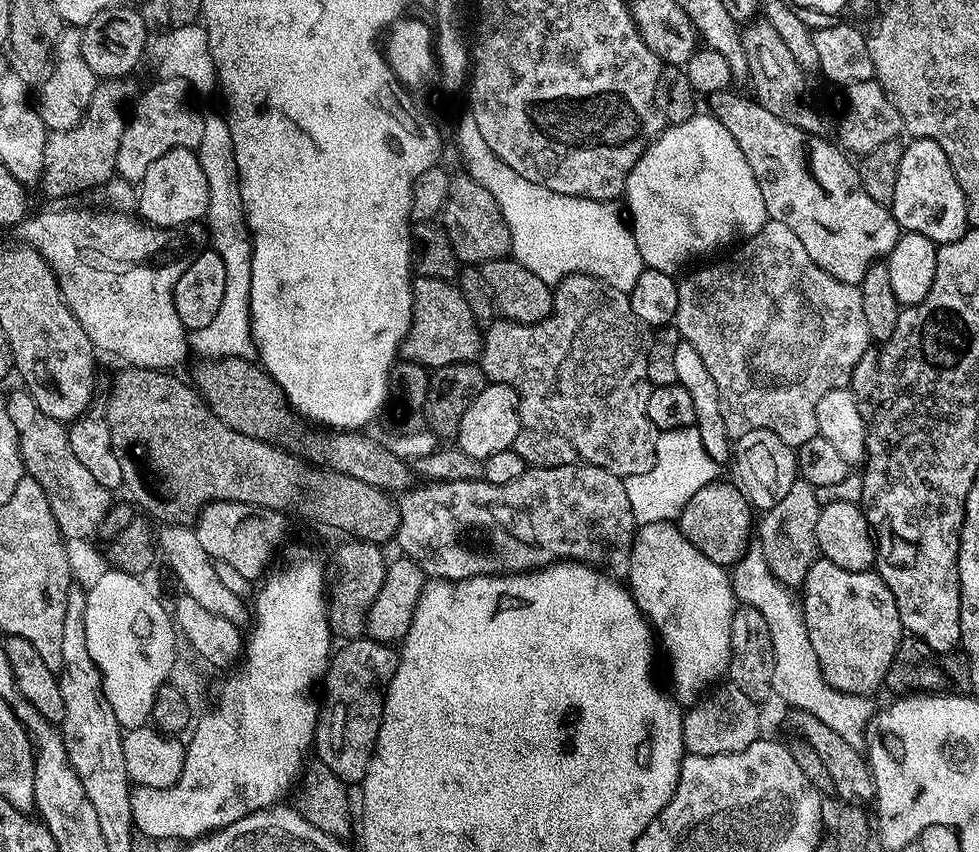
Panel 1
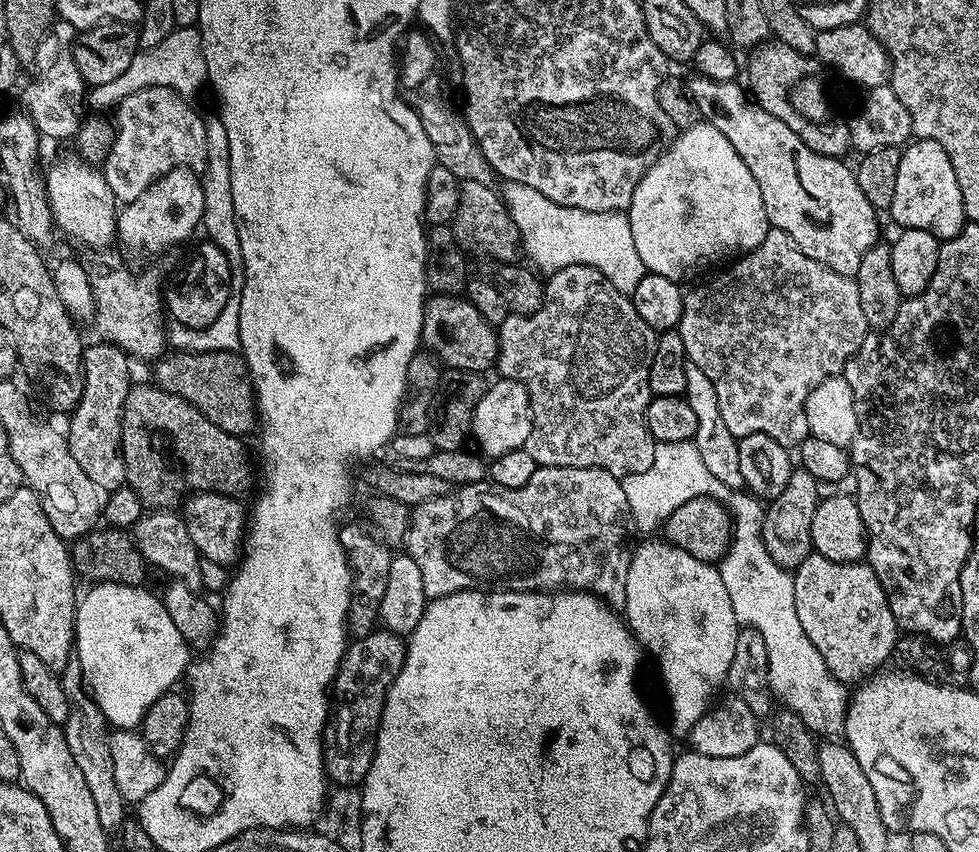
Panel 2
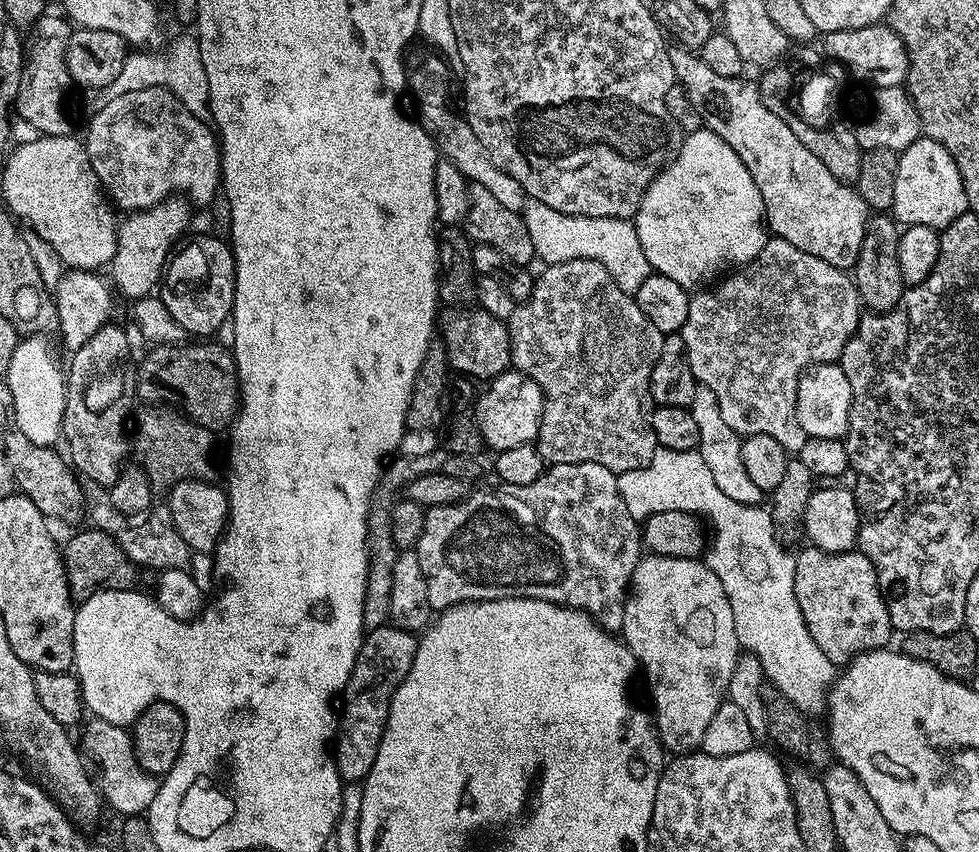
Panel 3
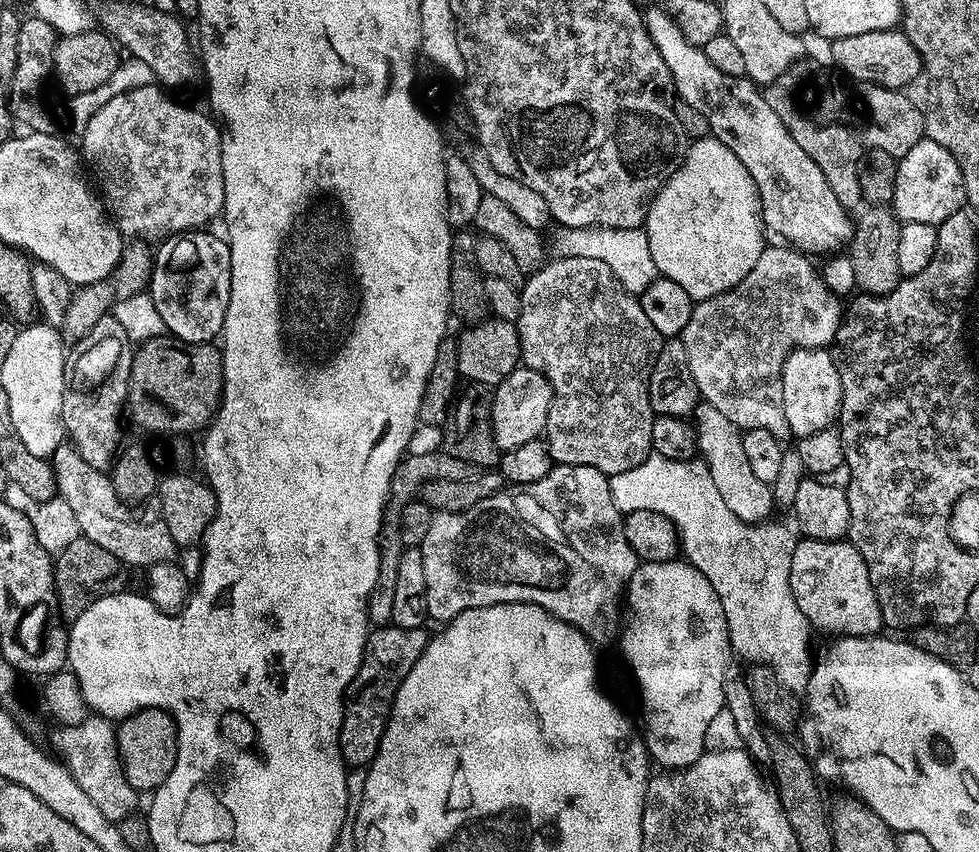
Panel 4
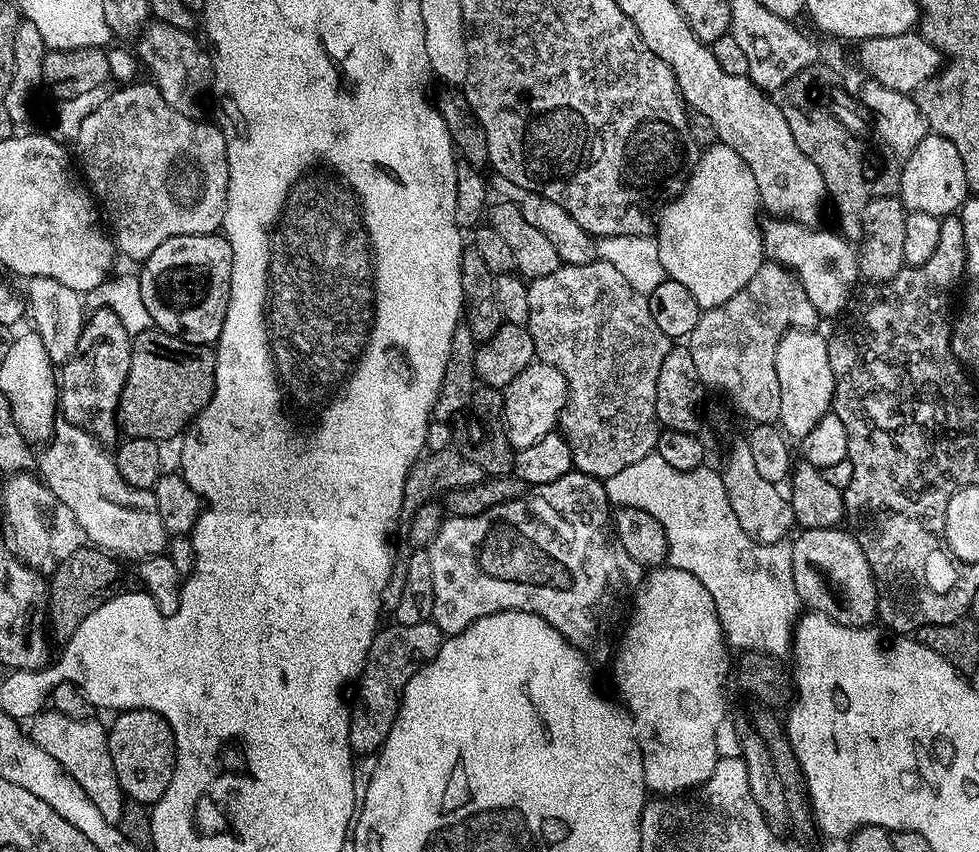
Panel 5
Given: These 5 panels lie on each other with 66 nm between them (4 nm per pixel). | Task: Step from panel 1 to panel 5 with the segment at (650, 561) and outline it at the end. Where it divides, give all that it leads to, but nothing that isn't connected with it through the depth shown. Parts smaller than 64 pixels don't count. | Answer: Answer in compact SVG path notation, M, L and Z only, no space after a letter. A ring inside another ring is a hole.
M671 566L651 569L641 579L631 601L630 619L619 637L611 668L616 688L620 691L619 699L632 718L636 741L640 743L644 786L649 793L668 798L673 794L695 790L710 778L718 759L714 734L726 719L724 679L728 676L728 652L730 645L724 639L714 598L710 598L710 592L702 586L702 582L698 582L692 574Z

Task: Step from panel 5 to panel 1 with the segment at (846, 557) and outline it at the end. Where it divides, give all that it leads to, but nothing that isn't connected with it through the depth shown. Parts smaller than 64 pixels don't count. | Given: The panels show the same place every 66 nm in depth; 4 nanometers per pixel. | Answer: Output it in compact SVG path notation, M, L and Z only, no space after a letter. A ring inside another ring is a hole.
M817 558L810 566L803 592L804 625L826 682L839 692L871 697L871 692L887 681L902 639L894 594L878 571L842 570L842 566L823 558Z

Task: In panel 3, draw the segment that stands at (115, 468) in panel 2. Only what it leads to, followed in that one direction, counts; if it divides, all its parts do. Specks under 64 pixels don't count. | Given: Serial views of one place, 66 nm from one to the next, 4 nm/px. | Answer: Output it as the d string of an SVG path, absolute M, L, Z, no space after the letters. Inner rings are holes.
M114 325L101 327L82 348L71 355L70 370L68 368L66 372L66 404L61 433L68 446L66 454L71 467L85 481L88 479L102 488L112 487L124 467L124 422L135 395L130 344L125 332Z

